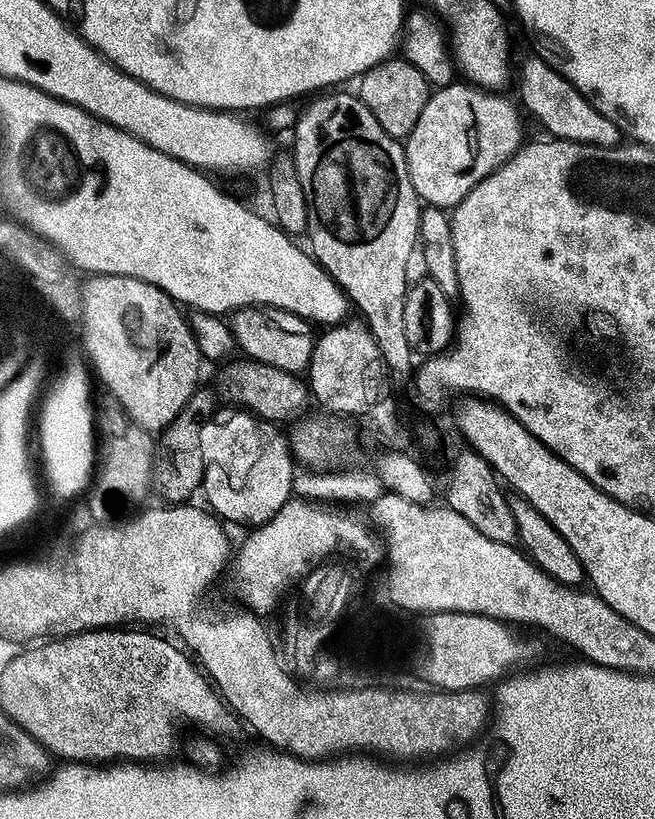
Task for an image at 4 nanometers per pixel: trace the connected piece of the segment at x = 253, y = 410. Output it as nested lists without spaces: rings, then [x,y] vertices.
[[[244,358],[241,361],[241,364],[228,362],[221,367],[225,367],[220,372],[220,386],[218,385],[221,401],[229,400],[234,404],[232,406],[239,406],[245,412],[273,422],[292,422],[309,411],[309,385],[297,373],[278,370],[278,366],[263,364],[251,358]]]

